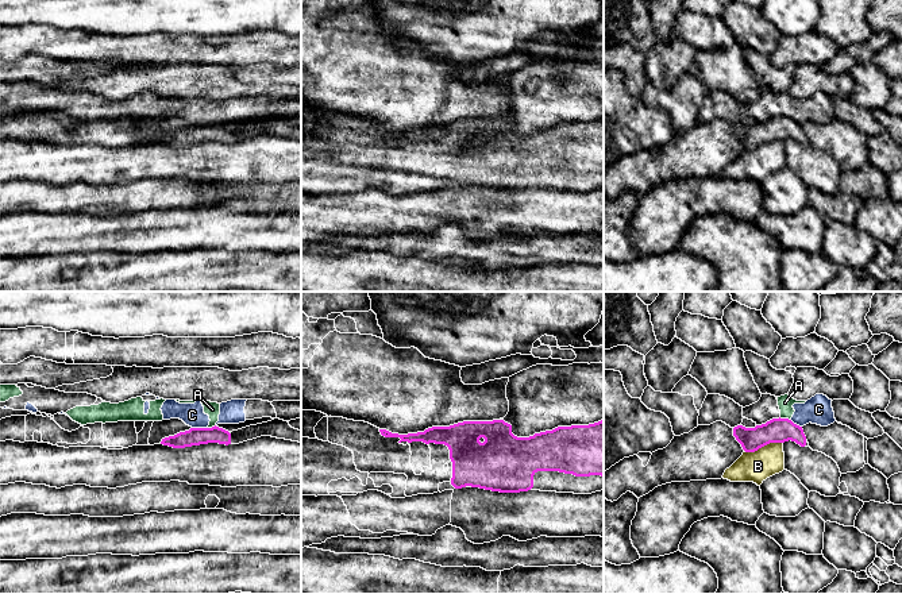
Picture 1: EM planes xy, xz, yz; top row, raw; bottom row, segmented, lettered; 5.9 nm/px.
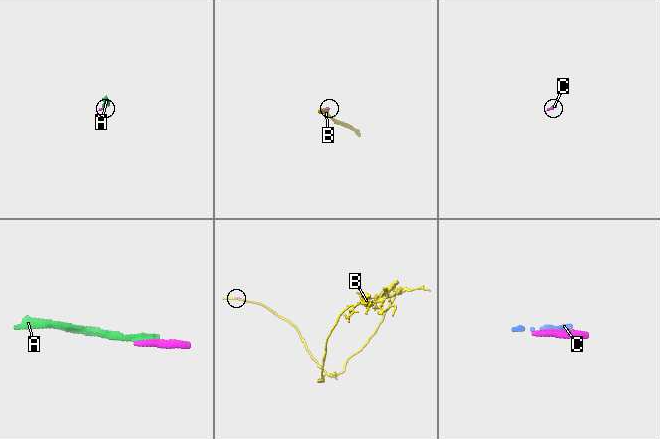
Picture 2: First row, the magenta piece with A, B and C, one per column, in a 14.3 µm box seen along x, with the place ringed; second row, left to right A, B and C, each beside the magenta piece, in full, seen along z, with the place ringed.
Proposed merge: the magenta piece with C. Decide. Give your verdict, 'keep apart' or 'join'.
keep apart

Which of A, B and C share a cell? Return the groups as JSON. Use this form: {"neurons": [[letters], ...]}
{"neurons": [["A", "C"], ["B"]]}

